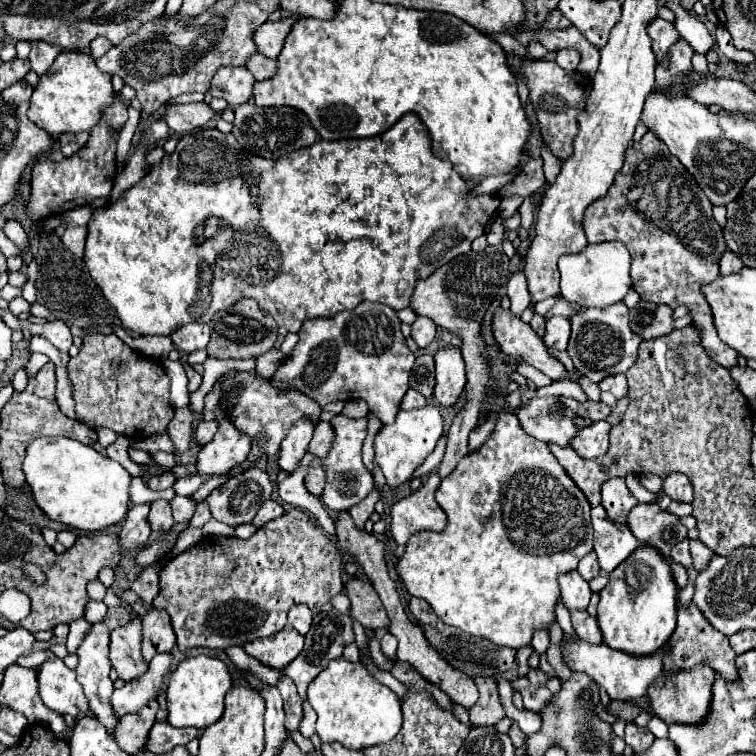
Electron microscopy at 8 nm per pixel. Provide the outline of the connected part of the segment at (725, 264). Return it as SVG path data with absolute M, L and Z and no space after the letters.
M726 251L720 259L720 275L732 275L732 273L740 271L742 267L744 267L742 261L732 251Z

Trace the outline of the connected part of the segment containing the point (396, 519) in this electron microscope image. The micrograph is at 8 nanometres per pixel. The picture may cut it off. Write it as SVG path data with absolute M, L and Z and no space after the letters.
M434 473L418 491L394 503L390 531L398 545L406 545L408 539L418 531L446 529L448 517L434 499L438 485L440 485L440 477Z

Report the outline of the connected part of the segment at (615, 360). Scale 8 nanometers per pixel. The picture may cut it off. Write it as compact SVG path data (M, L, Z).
M618 301L604 309L598 307L584 309L578 315L574 315L570 321L572 321L572 337L568 343L568 355L576 371L590 377L594 383L602 381L608 375L626 373L636 363L642 337L630 329L628 307L624 301Z

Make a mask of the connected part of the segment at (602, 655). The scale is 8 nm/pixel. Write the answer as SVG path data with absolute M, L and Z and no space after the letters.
M576 639L574 643L570 643L570 647L564 647L564 641L562 641L560 647L562 647L564 661L568 663L568 667L572 671L588 673L592 679L596 679L600 683L600 687L604 687L608 691L608 695L612 699L618 699L618 701L644 697L648 693L648 689L654 685L654 681L662 675L662 671L664 671L662 663L664 663L664 657L668 655L666 645L660 651L656 651L652 655L642 655L642 657L610 649L608 645L582 643L582 639Z

